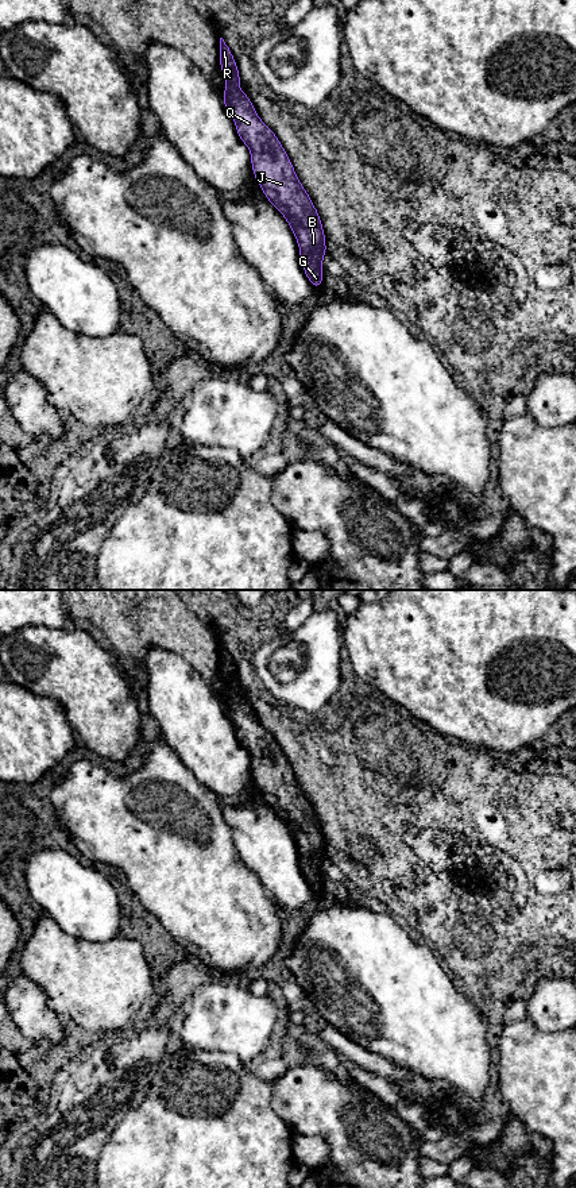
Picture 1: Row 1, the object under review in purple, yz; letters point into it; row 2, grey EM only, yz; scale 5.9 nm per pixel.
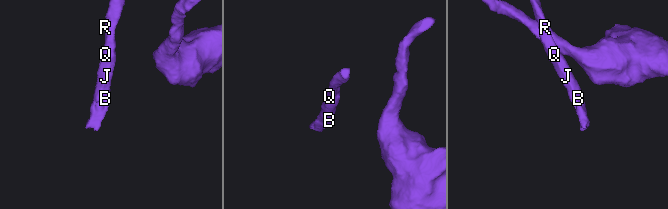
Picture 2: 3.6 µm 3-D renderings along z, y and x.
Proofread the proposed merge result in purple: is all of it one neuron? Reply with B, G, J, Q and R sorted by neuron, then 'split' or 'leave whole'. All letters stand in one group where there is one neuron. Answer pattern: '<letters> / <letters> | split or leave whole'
B G J Q R | leave whole

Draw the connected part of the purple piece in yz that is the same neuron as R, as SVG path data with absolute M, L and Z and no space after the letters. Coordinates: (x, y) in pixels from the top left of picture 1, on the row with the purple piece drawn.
M220 38L220 69L225 74L225 92L221 97L225 109L235 120L239 138L251 151L255 180L267 200L289 223L299 246L302 269L313 289L318 290L324 278L321 262L326 255L320 215L279 139L260 120L248 94L239 88L240 73L223 38Z

